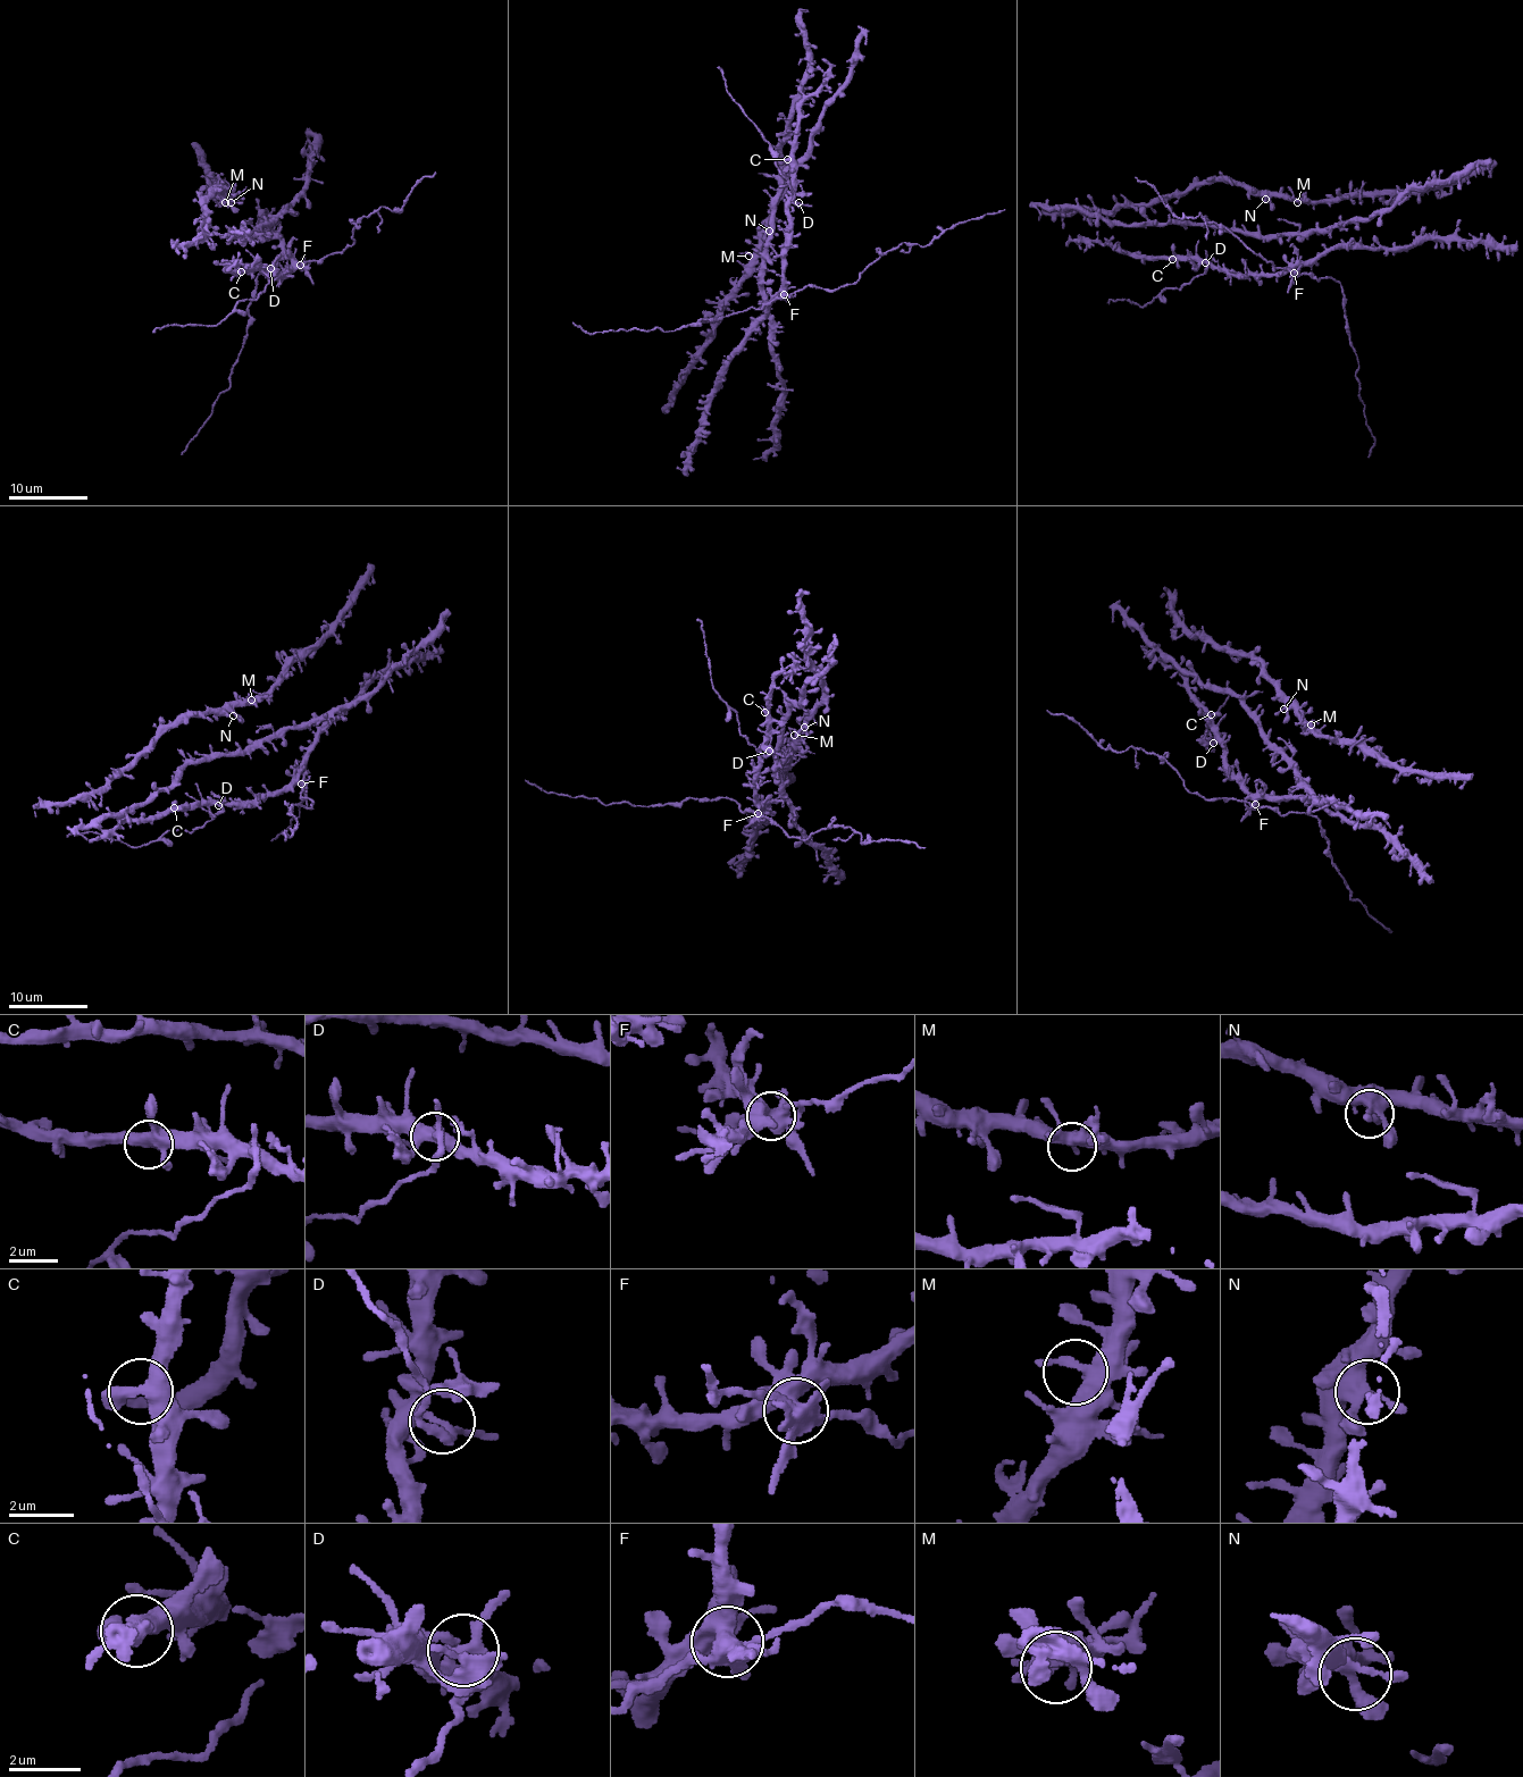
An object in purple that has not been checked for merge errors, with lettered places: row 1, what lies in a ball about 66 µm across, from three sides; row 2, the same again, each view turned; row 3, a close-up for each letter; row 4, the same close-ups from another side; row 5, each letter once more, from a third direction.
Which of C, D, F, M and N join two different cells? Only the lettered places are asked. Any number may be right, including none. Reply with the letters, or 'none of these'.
D, F

